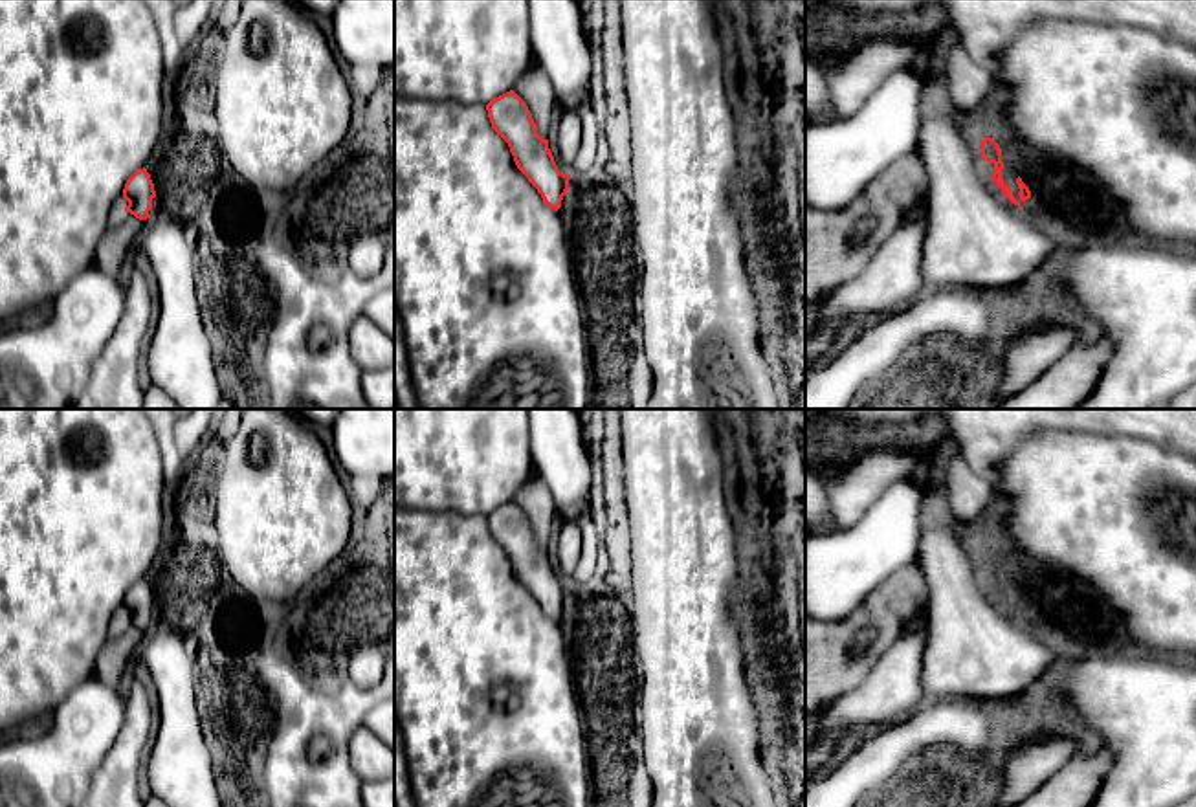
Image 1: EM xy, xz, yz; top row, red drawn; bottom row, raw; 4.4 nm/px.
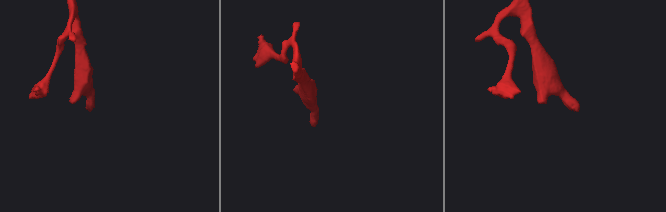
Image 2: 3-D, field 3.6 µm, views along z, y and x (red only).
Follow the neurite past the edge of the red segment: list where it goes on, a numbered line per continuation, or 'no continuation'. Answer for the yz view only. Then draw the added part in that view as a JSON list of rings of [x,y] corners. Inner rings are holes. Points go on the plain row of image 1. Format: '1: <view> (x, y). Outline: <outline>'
1: yz (1009, 587). Outline: [[[1003,576],[1003,580],[1002,580],[1003,592],[1011,598],[1013,607],[1020,613],[1024,622],[1031,624],[1036,618],[1036,609],[1031,605],[1029,611],[1025,611],[1025,613],[1020,611],[1020,607],[1018,607],[1020,600],[1018,600],[1018,594],[1016,594],[1018,587],[1020,587],[1020,581],[1014,583],[1007,576]]]

